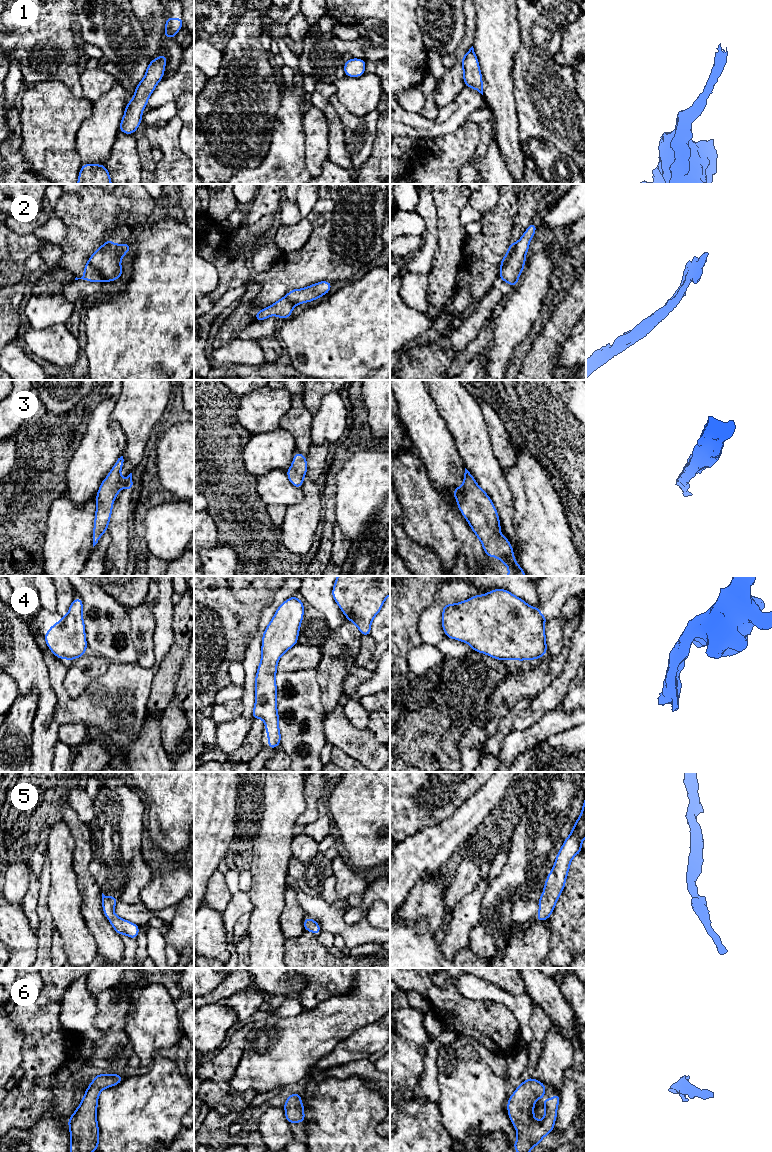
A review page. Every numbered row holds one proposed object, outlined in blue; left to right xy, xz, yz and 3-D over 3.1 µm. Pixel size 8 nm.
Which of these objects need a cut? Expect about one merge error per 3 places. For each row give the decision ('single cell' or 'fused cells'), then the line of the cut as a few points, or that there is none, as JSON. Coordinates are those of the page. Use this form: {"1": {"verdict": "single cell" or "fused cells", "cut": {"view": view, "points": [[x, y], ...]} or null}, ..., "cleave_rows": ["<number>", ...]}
{"1": {"verdict": "single cell", "cut": null}, "2": {"verdict": "fused cells", "cut": {"view": "yz", "points": [[516, 243], [513, 252], [501, 267]]}}, "3": {"verdict": "single cell", "cut": null}, "4": {"verdict": "single cell", "cut": null}, "5": {"verdict": "single cell", "cut": null}, "6": {"verdict": "single cell", "cut": null}, "cleave_rows": ["2"]}

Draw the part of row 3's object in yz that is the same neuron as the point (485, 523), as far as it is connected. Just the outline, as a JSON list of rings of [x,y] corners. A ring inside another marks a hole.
[[[466,468],[463,484],[454,488],[453,496],[459,510],[482,543],[485,554],[497,557],[507,565],[507,576],[526,576],[521,566],[515,562],[509,540],[500,533],[501,524],[496,507]]]

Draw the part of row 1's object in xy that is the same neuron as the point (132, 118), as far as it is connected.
[[[161,54],[148,64],[144,78],[135,88],[133,99],[126,104],[119,132],[132,135],[140,126],[142,112],[147,106],[148,99],[156,88],[156,85],[164,77],[167,60],[166,55]]]

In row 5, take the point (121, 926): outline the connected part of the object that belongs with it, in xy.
[[[102,893],[103,912],[117,934],[125,934],[132,939],[137,939],[139,933],[139,925],[122,919],[114,914],[114,907],[118,898],[114,896],[105,896]]]

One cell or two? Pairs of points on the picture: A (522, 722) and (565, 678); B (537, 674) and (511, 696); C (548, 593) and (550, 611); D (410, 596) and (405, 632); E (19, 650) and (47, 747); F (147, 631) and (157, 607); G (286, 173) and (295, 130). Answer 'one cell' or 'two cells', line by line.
A: one cell
B: one cell
C: one cell
D: one cell
E: one cell
F: two cells
G: one cell

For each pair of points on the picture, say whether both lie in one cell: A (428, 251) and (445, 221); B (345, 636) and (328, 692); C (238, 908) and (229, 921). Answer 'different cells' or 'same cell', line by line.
A: different cells
B: same cell
C: same cell

